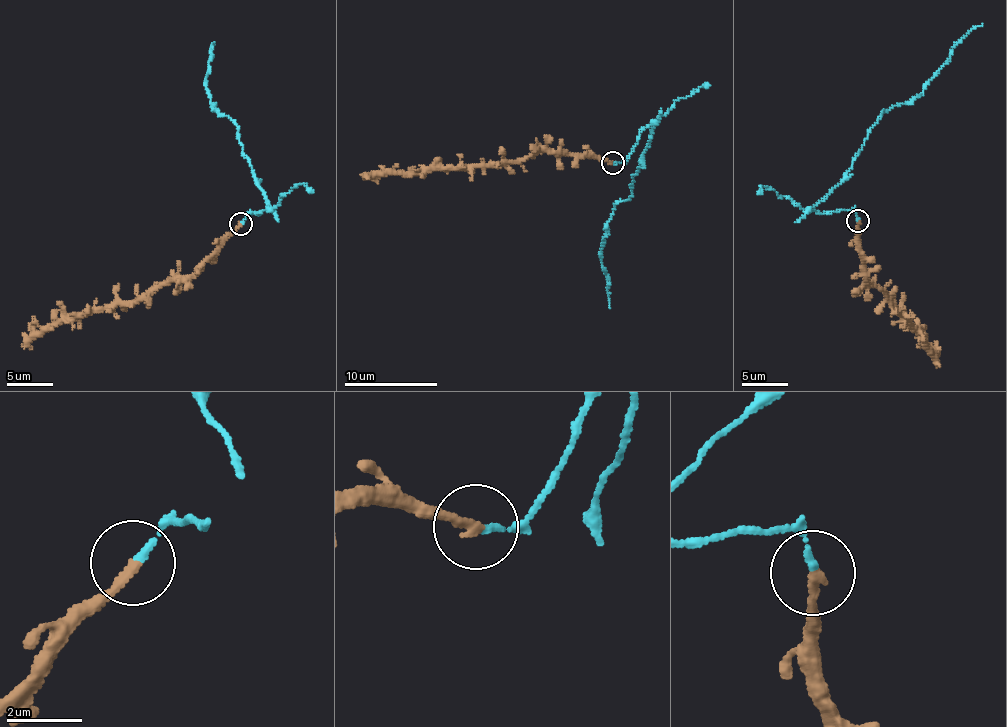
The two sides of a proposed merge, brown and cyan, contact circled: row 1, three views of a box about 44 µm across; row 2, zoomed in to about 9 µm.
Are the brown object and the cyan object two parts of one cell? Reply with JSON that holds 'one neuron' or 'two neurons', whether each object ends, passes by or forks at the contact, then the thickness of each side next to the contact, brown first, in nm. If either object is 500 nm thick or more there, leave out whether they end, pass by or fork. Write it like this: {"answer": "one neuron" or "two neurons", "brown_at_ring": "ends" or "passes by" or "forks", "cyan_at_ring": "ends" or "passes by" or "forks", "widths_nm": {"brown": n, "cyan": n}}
{"answer": "two neurons", "brown_at_ring": "ends", "cyan_at_ring": "ends", "widths_nm": {"brown": 260, "cyan": 180}}

